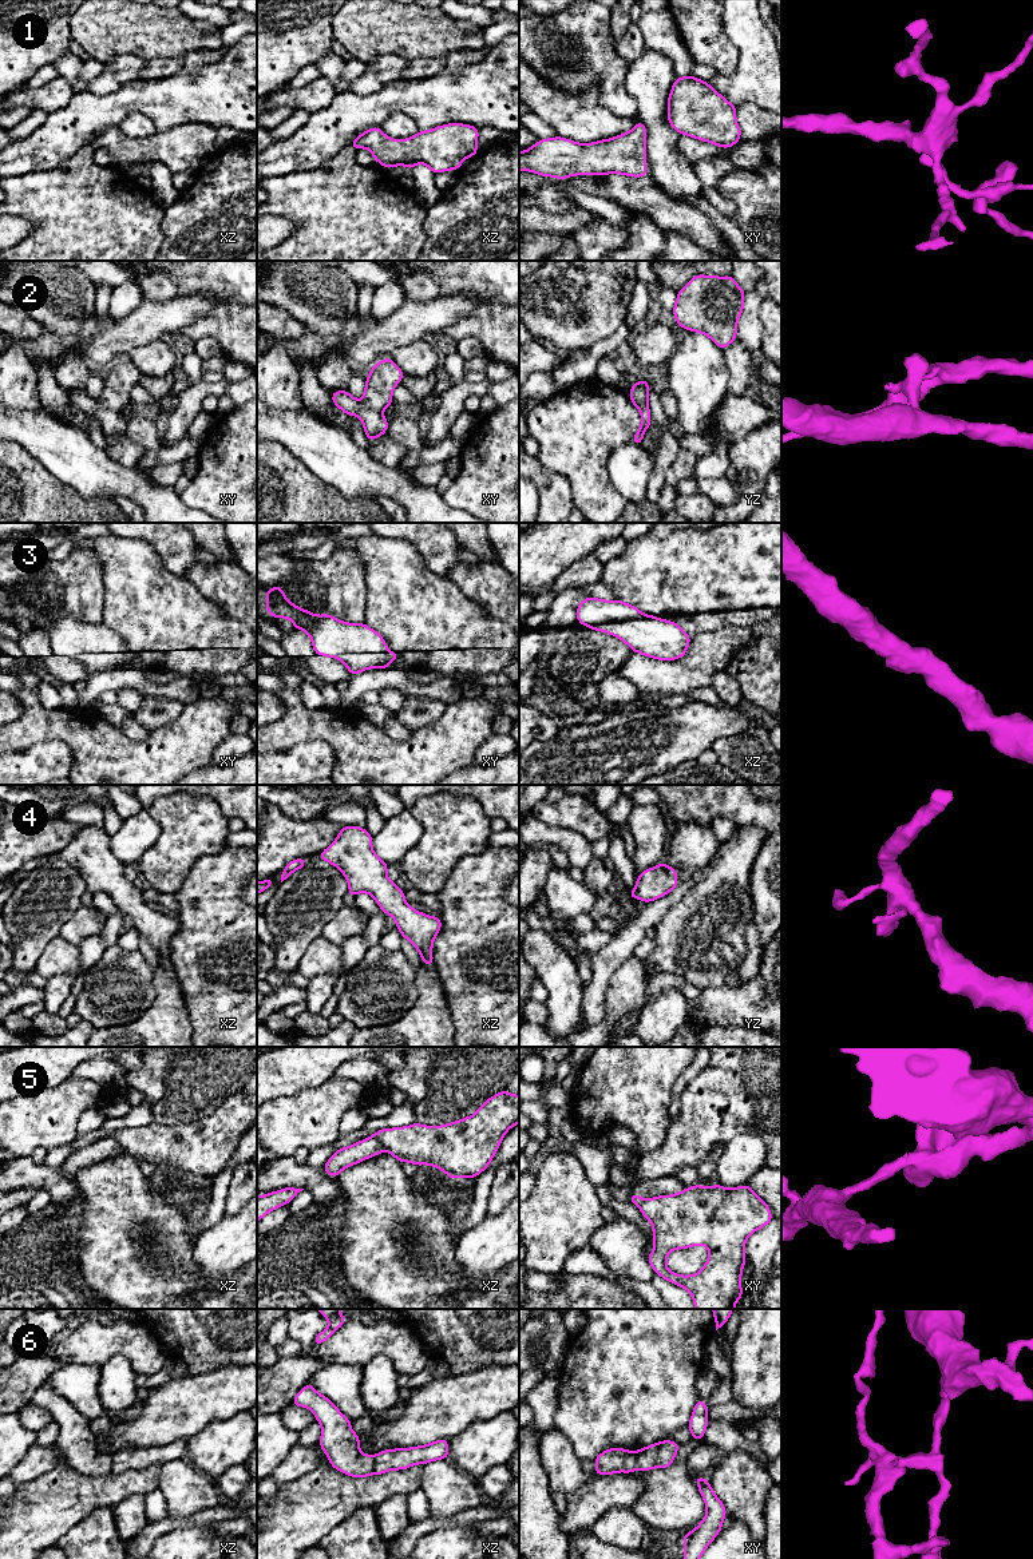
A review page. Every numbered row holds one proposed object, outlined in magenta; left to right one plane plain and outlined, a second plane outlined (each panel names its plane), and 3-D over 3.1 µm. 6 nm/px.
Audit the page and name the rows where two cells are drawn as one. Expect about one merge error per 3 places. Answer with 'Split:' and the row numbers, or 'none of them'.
Split: 2, 5, 6

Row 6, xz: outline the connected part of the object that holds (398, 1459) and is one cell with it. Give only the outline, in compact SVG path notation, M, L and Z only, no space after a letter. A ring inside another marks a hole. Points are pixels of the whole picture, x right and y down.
M446 1439L412 1448L385 1449L373 1456L375 1473L407 1469L415 1464L426 1465L440 1459L448 1459L448 1440Z

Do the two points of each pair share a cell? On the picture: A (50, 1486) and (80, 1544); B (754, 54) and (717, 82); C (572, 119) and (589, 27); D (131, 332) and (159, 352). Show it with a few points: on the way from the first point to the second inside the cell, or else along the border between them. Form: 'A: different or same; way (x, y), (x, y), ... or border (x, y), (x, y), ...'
A: different; border (98, 1508), (82, 1518), (54, 1544)
B: same; way (751, 64), (733, 82), (728, 82)
C: different; border (547, 80), (570, 92), (596, 84), (605, 107)
D: different; border (158, 338), (135, 346), (125, 357)

